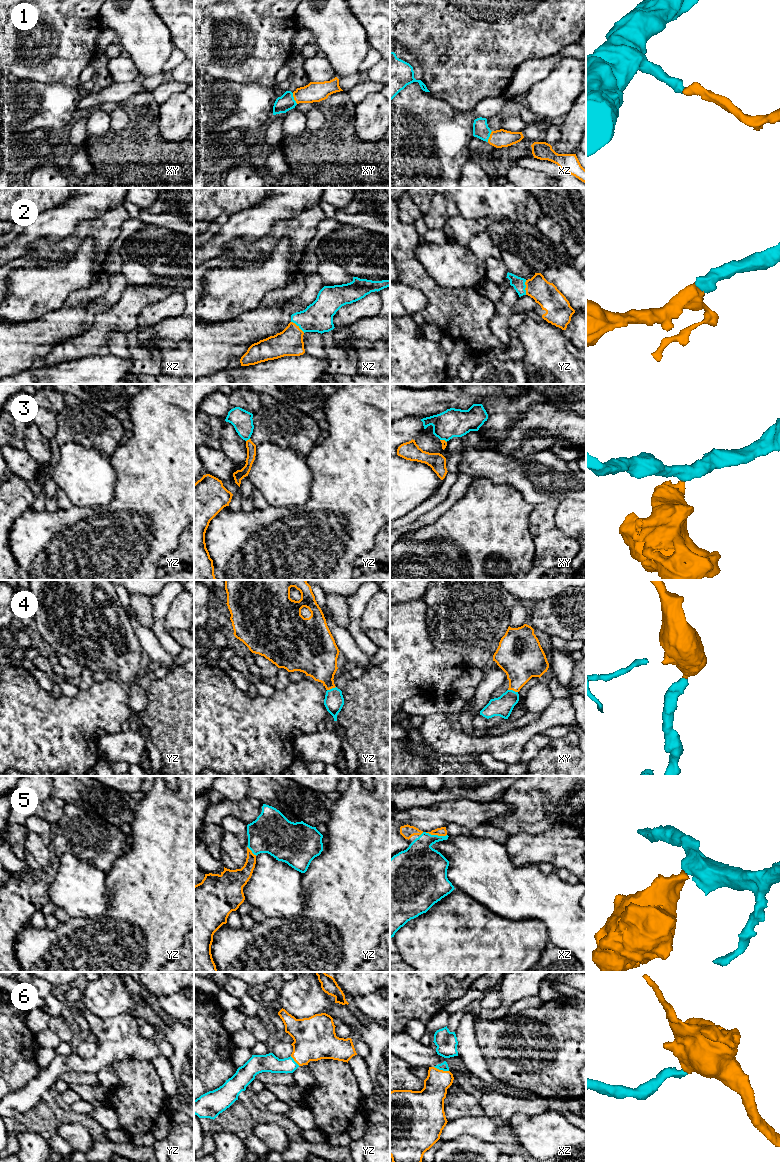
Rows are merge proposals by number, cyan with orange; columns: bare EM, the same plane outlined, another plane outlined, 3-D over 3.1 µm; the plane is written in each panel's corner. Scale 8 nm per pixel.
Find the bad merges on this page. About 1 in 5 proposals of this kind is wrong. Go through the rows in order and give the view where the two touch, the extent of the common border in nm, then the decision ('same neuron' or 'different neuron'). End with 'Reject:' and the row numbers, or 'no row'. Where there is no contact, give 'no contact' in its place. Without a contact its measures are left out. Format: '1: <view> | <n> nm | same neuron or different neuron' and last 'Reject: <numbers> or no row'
1: xy | 100 nm | same neuron
2: yz | 120 nm | same neuron
3: yz | 40 nm | different neuron
4: xy | 80 nm | same neuron
5: xz | 180 nm | same neuron
6: xz | 130 nm | same neuron
Reject: 3

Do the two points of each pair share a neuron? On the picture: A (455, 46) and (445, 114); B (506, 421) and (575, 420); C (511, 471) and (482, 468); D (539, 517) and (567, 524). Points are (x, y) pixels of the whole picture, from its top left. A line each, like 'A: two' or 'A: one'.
A: two
B: one
C: one
D: two

